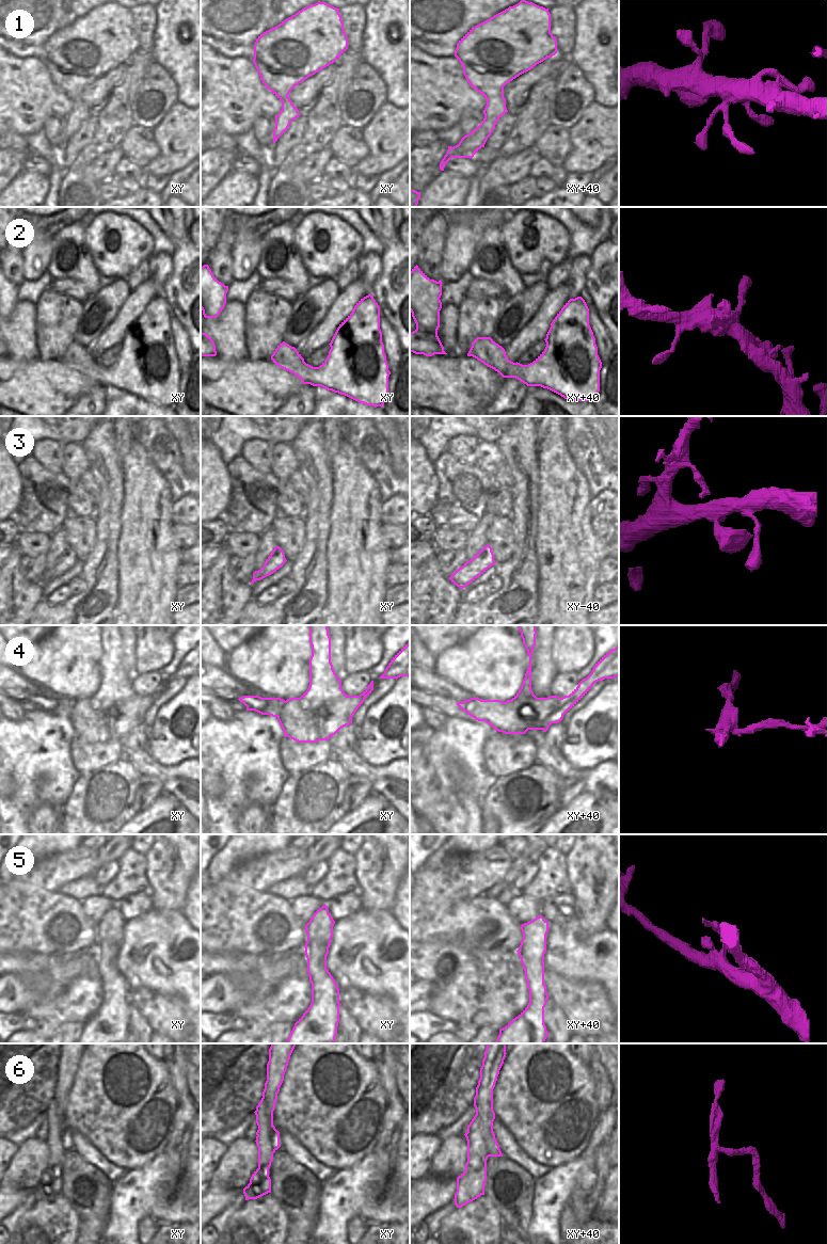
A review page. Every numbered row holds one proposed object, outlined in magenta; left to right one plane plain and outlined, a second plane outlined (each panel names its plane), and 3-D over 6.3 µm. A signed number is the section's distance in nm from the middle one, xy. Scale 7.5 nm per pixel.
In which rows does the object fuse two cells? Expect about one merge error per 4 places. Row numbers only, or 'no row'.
1, 2, 4, 6

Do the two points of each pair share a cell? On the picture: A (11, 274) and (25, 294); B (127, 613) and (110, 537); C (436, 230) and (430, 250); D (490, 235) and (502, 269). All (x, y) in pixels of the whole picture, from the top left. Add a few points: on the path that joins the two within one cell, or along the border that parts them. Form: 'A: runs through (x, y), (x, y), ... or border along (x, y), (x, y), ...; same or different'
A: border along (24, 280), (18, 285); different
B: border along (117, 546), (117, 597); different
C: runs through (434, 235), (432, 245); same
D: runs through (490, 246), (492, 269); same

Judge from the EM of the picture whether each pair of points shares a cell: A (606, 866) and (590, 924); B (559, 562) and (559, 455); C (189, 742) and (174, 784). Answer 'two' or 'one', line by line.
A: one
B: one
C: two

